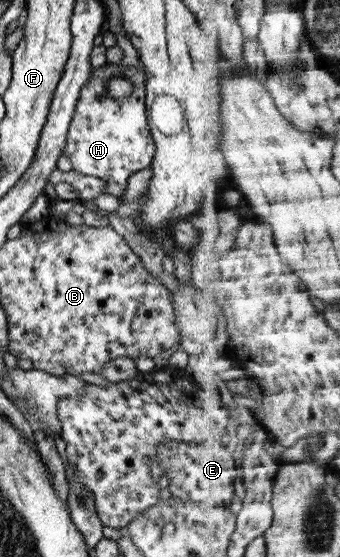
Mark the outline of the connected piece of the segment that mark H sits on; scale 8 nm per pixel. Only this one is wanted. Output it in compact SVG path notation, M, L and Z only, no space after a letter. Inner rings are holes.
M108 67L102 75L89 77L83 89L79 92L69 127L67 128L65 145L62 155L69 159L73 171L97 177L105 183L115 183L119 187L125 187L127 177L145 167L150 167L150 161L154 154L154 143L151 139L144 110L144 73L142 69L129 69L128 67ZM126 77L132 83L132 92L124 98L116 100L106 90L109 78Z

